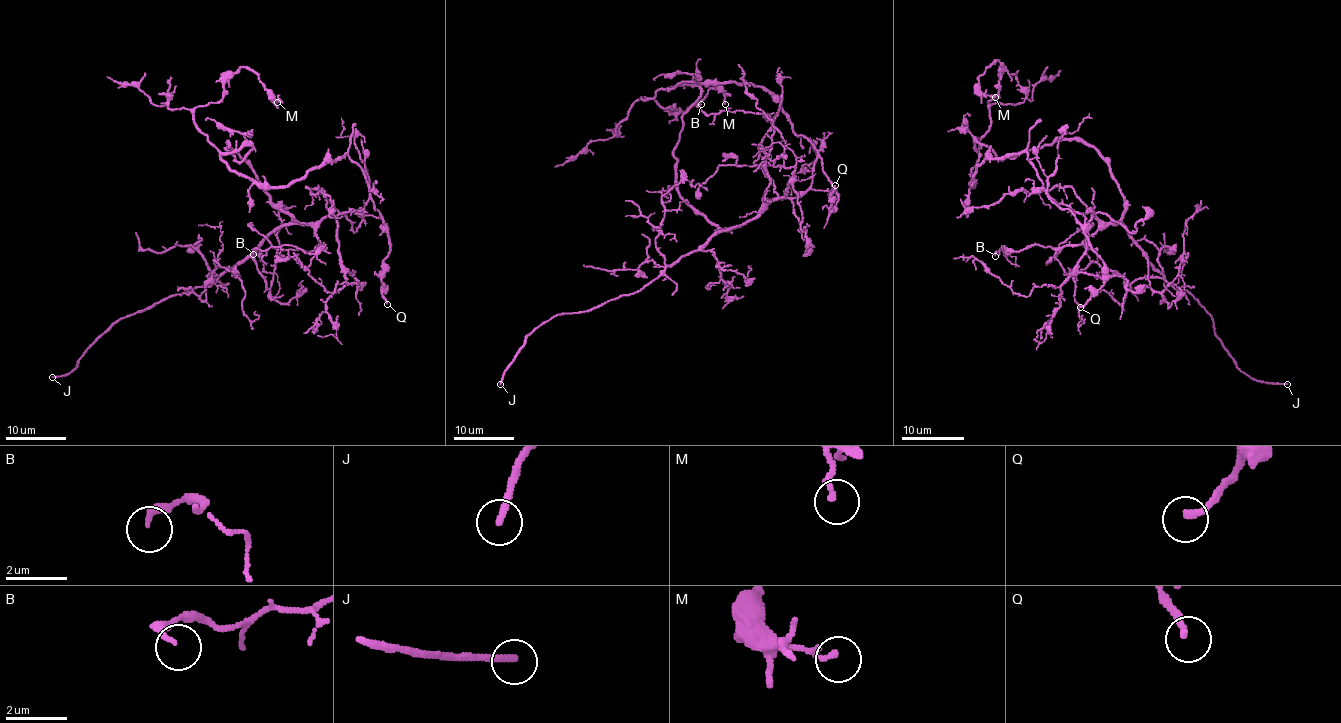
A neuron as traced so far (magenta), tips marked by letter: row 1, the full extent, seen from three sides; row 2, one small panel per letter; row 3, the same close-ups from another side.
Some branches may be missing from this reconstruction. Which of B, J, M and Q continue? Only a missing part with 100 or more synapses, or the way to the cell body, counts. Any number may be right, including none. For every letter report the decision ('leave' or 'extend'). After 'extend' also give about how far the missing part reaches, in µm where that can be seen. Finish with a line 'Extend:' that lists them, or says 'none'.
B: leave
J: extend; about 60 µm are missing
M: leave
Q: leave
Extend: J

